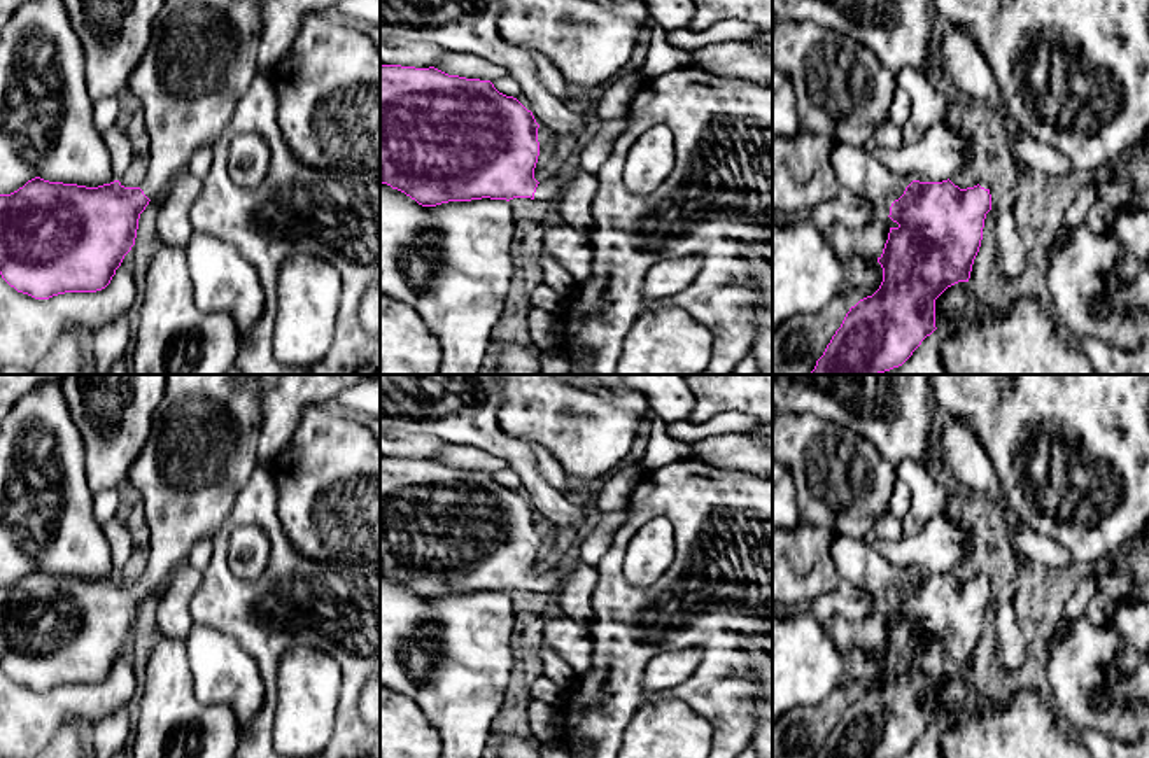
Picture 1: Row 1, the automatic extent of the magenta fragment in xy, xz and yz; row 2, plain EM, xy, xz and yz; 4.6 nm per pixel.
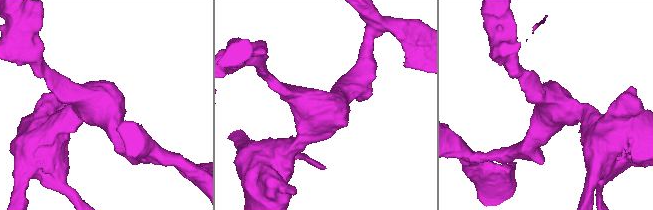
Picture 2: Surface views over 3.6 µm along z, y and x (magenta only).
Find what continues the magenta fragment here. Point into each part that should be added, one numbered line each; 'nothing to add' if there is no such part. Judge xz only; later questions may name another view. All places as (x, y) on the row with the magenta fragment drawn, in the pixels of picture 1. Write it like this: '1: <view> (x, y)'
1: xz (549, 191)

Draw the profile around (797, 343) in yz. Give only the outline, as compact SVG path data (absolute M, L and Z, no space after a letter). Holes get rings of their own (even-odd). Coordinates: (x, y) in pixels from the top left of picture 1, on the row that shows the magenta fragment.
M837 294L816 313L799 313L772 331L772 375L811 375L835 331L841 327L849 303Z

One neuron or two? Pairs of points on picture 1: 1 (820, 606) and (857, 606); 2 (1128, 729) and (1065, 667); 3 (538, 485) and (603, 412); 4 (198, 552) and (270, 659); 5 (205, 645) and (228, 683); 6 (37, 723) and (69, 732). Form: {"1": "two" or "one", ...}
{"1": "one", "2": "one", "3": "two", "4": "two", "5": "one", "6": "two"}

